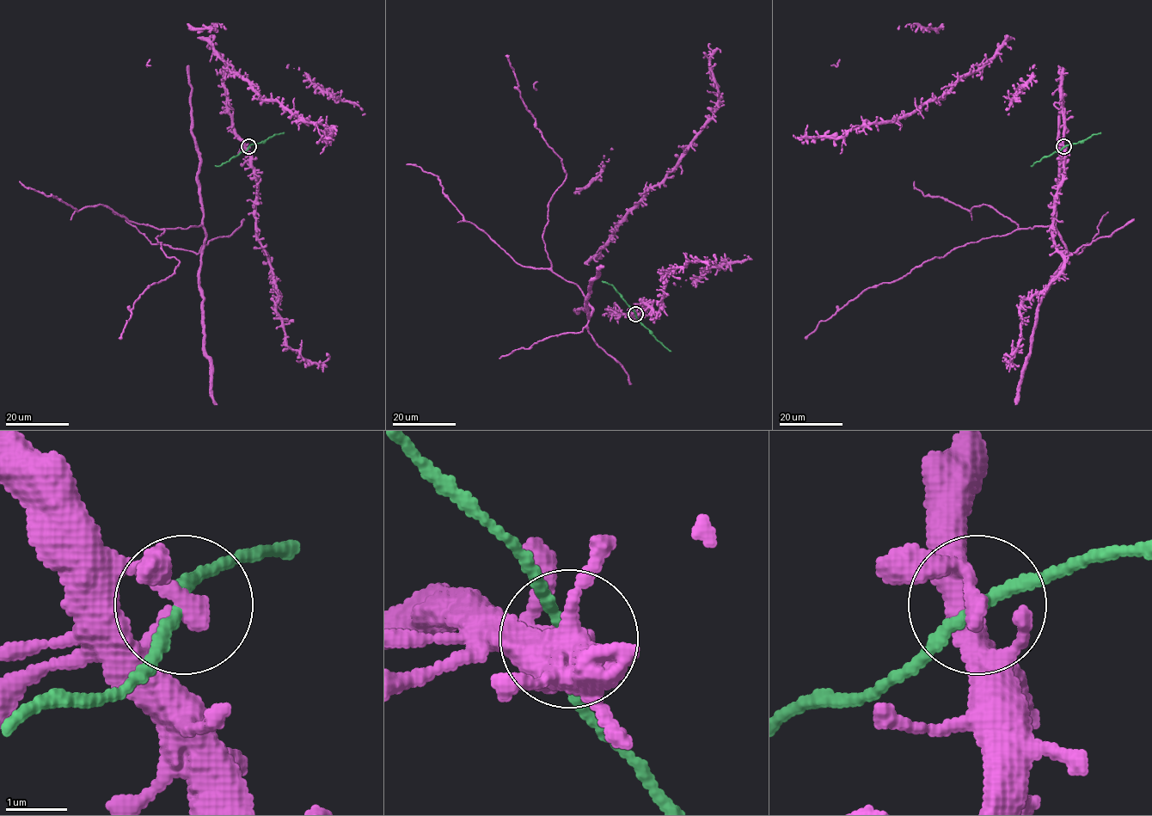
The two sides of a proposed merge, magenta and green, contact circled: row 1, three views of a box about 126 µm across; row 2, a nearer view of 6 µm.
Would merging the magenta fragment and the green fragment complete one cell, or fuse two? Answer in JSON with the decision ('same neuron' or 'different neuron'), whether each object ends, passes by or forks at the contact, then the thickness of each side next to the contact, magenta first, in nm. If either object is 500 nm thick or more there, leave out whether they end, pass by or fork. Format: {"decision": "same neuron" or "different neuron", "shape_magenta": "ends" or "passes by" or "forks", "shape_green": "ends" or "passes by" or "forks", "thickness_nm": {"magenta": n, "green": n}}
{"decision": "same neuron", "shape_magenta": "passes by", "shape_green": "passes by", "thickness_nm": {"magenta": 220, "green": 170}}

